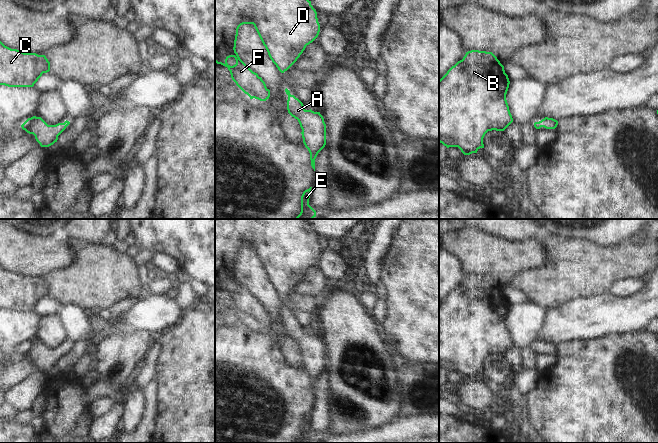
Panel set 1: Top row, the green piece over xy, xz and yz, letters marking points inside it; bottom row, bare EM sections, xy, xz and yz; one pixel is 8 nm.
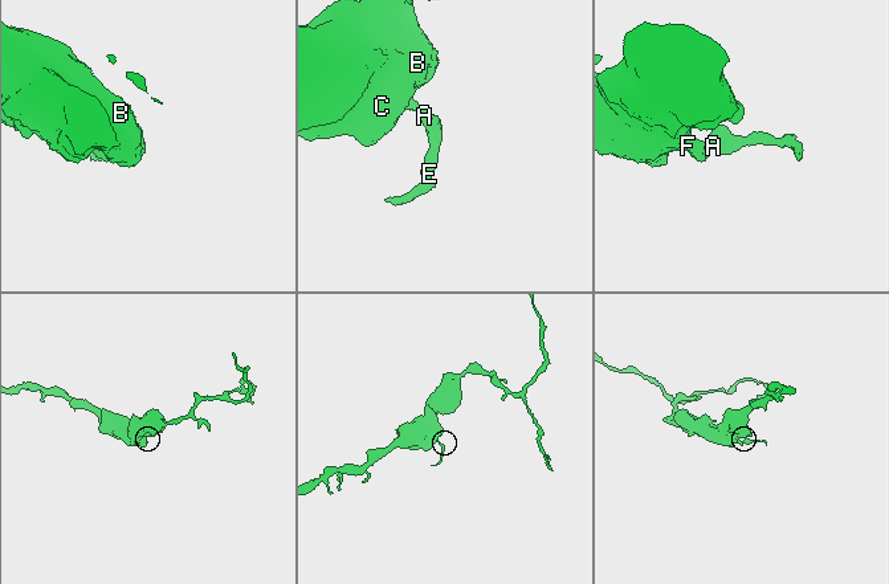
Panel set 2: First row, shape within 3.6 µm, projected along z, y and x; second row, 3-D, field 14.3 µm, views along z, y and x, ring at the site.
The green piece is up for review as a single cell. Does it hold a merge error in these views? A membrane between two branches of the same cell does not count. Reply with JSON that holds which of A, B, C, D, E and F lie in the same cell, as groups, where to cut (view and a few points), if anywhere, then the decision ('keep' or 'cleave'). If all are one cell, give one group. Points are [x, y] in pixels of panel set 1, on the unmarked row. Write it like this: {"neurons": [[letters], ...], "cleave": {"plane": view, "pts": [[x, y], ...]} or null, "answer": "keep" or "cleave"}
{"neurons": [["A", "B", "C", "D", "E", "F"]], "cleave": null, "answer": "keep"}

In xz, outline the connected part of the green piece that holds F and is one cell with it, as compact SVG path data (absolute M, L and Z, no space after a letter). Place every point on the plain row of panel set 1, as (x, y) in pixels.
M215 219L215 286L228 292L232 304L250 323L266 325L270 314L240 283L235 273L238 253L243 248L254 249L270 283L284 297L318 261L317 236L306 219Z

